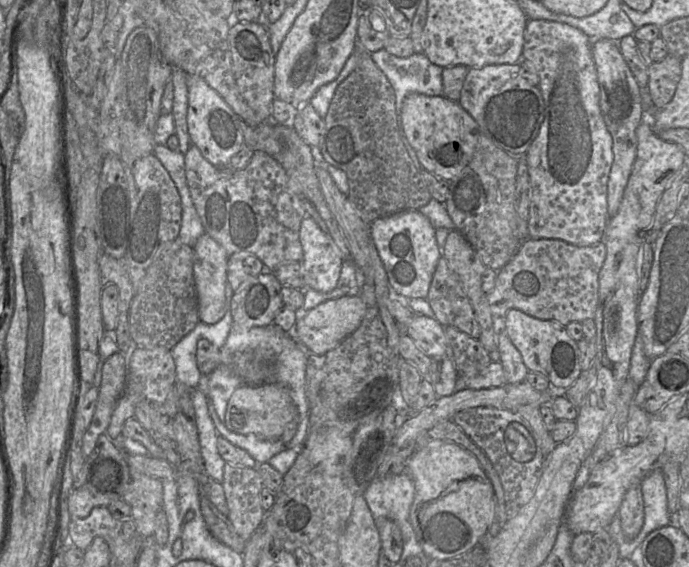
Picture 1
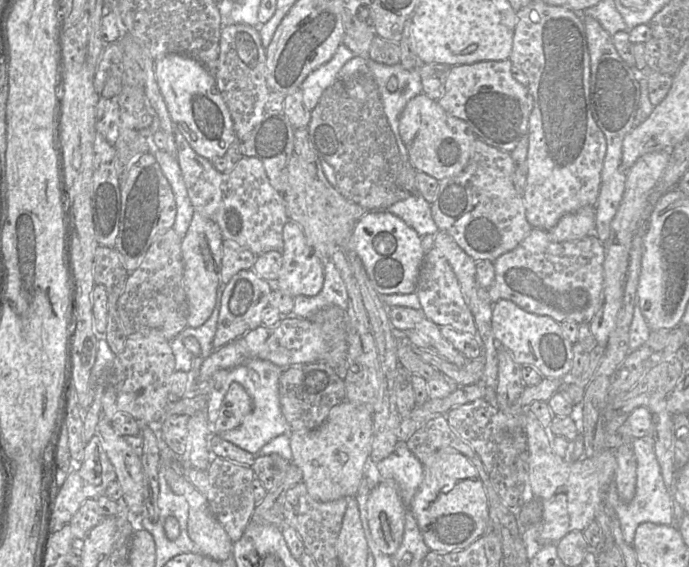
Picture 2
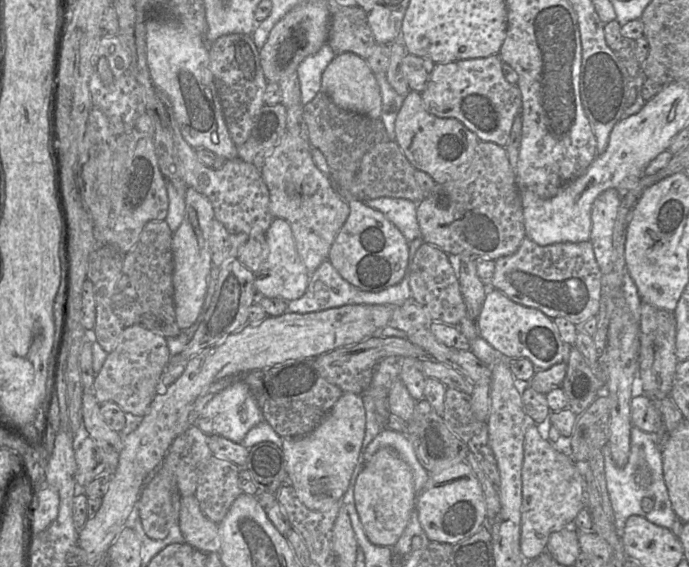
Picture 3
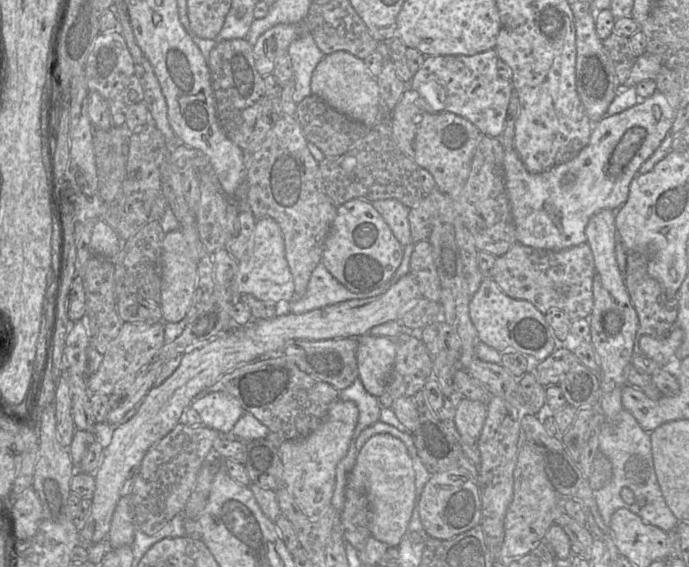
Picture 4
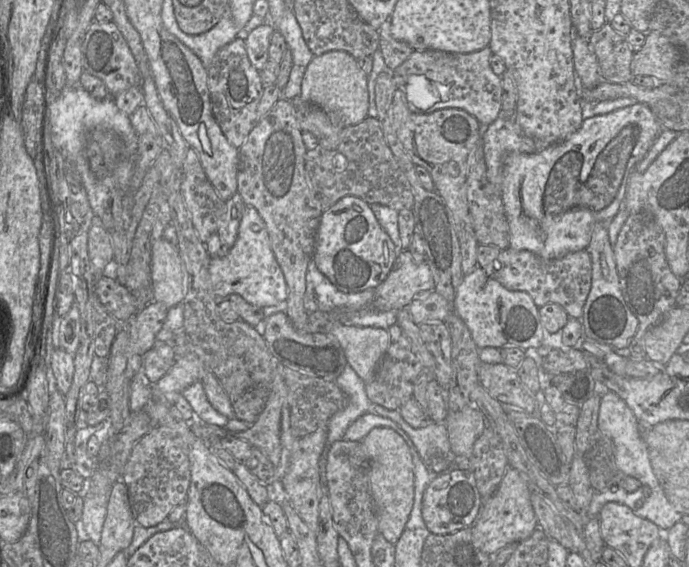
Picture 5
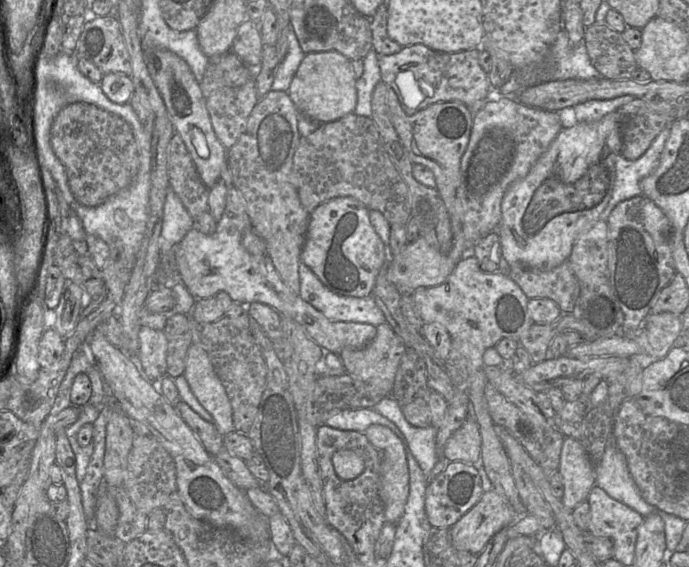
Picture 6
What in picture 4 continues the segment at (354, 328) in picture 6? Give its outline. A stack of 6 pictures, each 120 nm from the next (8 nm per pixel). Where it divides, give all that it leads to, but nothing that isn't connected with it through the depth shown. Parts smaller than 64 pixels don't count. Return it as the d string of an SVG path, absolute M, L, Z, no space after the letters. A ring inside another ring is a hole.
M263 217L256 220L253 238L248 245L248 252L245 258L238 261L238 271L232 284L233 293L251 294L262 301L285 300L291 302L295 298L294 280L291 274L285 255L285 243L279 224L270 217ZM366 334L357 338L359 378L365 389L375 397L385 390L393 369L396 348L389 337Z

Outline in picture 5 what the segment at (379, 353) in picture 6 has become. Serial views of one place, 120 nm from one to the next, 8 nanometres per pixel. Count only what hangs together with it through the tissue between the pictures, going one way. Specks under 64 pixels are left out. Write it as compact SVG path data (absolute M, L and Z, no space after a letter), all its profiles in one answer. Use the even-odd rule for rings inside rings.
M399 325L391 326L387 332L389 334L389 347L379 361L373 379L365 383L365 390L372 403L389 410L399 410L407 400L413 397L416 379L424 369L424 365L413 352L409 340L403 334Z

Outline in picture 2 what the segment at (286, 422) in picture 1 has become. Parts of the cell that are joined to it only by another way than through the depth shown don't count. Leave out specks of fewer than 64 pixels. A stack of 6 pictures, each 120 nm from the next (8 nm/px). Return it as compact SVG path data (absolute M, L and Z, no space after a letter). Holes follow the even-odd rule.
M233 382L224 397L213 425L215 434L239 427L253 409L252 399L242 385Z

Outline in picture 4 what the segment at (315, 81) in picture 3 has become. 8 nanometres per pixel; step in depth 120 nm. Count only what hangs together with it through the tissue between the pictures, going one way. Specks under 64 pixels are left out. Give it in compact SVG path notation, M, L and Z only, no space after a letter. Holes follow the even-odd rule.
M305 30L289 45L288 53L292 62L295 82L293 100L298 104L307 96L312 95L312 74L325 55L317 47L313 37Z

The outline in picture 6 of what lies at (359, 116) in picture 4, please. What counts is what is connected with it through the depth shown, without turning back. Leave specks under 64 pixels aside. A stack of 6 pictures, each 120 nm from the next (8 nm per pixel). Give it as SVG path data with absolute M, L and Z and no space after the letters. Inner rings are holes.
M337 51L307 53L287 91L298 111L317 123L328 123L354 113L356 81L351 60Z

